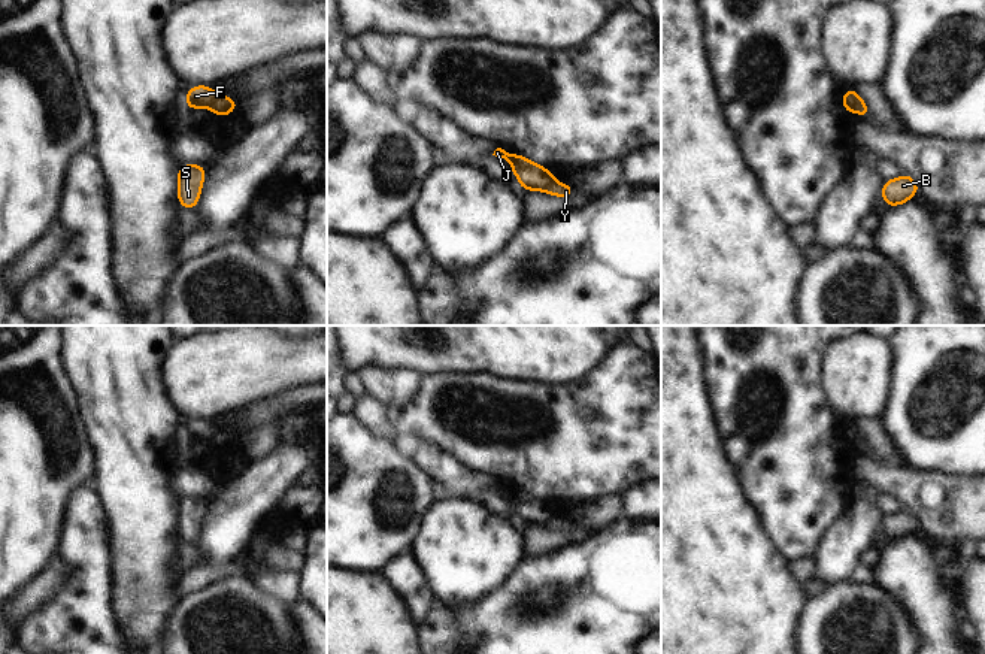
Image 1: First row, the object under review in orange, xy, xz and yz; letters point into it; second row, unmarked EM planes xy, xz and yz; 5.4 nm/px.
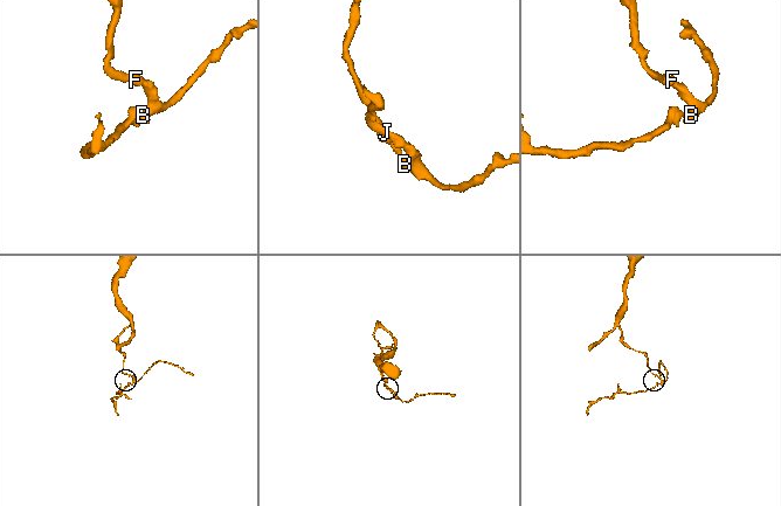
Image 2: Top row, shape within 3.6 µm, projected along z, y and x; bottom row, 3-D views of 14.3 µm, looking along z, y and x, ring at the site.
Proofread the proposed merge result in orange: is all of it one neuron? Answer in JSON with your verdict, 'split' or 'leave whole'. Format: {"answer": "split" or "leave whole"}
{"answer": "split"}

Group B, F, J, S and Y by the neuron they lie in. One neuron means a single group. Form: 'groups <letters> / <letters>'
groups B S Y / F J

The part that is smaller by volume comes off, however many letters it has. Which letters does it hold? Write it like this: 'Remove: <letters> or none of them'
Remove: B, S, Y

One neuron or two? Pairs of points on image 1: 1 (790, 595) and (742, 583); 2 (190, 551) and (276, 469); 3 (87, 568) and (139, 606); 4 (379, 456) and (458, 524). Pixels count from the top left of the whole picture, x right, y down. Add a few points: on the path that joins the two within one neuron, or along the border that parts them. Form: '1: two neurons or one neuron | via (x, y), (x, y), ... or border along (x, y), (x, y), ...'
1: one neuron | via (778, 595), (754, 595)
2: two neurons | border along (193, 544), (203, 565)
3: two neurons | border along (108, 551), (109, 605), (117, 620)
4: two neurons | border along (433, 500), (423, 514), (417, 533)

